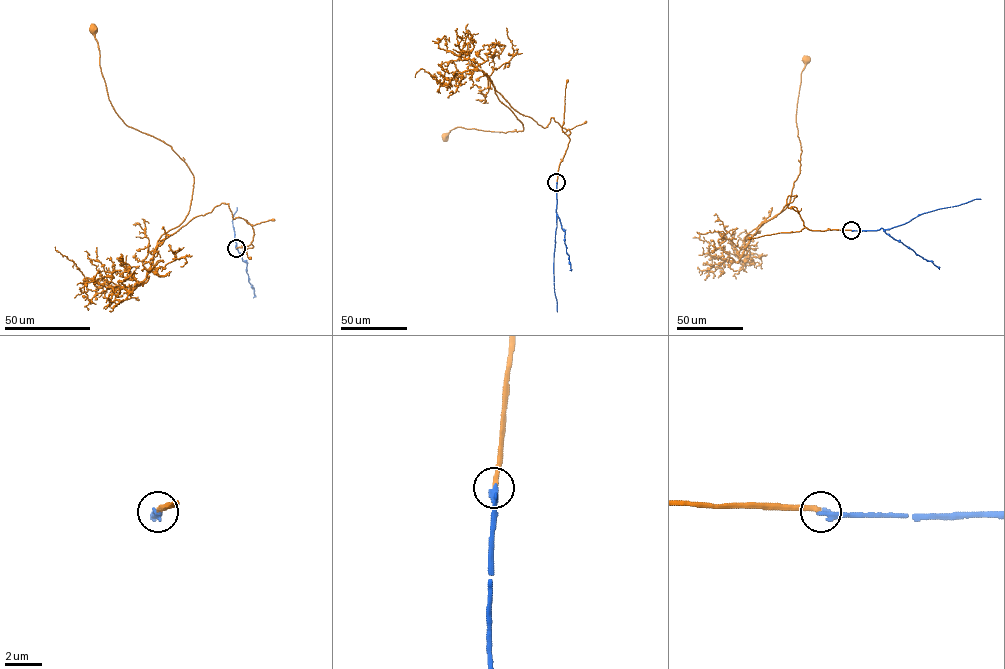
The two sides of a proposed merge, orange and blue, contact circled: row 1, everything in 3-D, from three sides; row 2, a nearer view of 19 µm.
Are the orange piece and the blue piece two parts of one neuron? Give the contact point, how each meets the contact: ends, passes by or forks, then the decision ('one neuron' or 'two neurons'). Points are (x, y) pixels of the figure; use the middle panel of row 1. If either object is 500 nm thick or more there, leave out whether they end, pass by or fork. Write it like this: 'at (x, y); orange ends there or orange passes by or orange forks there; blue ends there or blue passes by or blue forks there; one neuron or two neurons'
at (556, 182); orange ends there; blue ends there; two neurons

